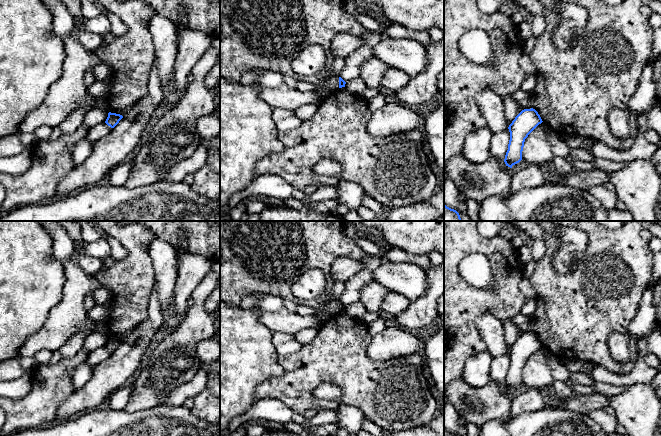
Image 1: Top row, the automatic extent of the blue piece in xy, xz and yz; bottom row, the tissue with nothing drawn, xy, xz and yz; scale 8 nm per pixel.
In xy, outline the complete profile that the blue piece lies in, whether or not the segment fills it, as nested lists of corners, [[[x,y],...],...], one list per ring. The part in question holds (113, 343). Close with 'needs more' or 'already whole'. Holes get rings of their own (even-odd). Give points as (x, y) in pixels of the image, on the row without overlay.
[[[109,336],[105,347],[111,352],[114,352],[122,342],[123,340],[120,338]]]; already whole

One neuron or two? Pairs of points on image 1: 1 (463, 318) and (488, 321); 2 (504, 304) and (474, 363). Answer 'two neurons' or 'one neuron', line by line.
1: two neurons
2: two neurons

